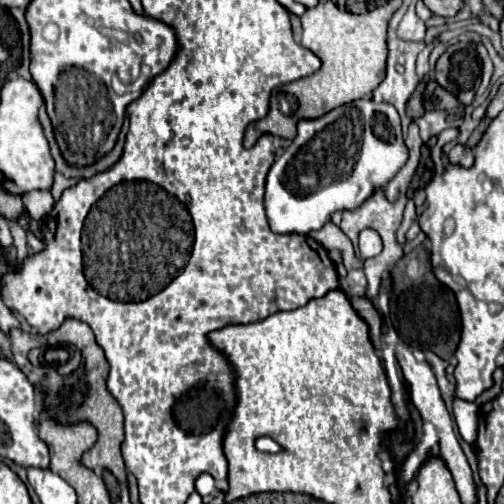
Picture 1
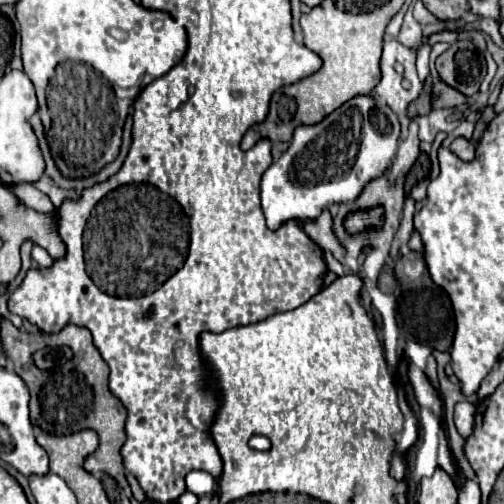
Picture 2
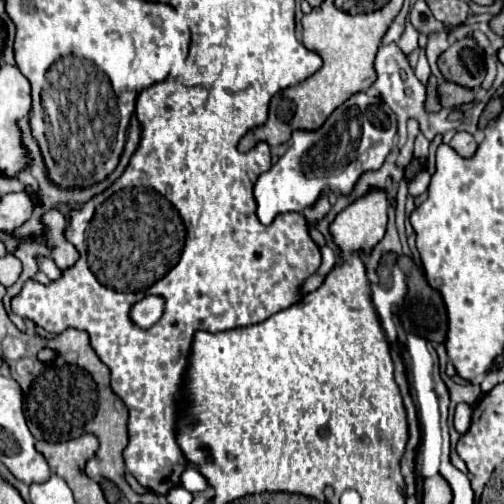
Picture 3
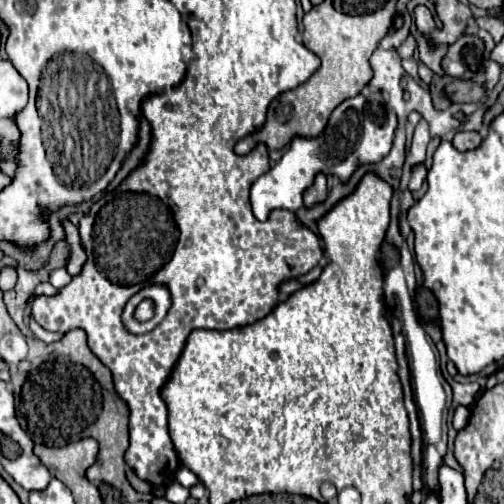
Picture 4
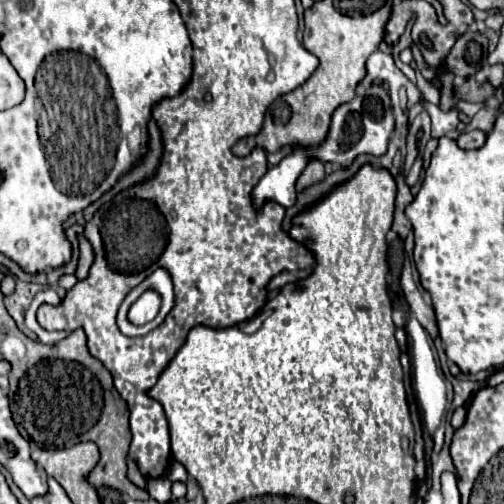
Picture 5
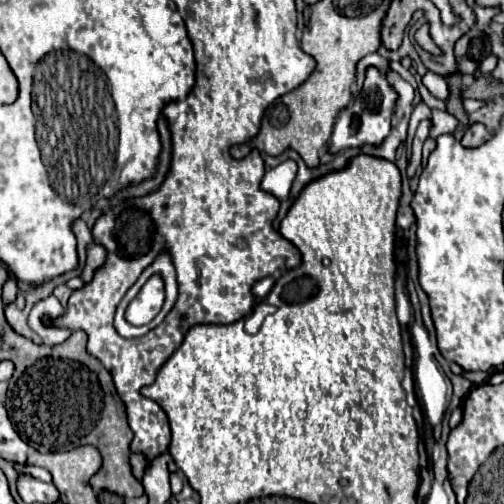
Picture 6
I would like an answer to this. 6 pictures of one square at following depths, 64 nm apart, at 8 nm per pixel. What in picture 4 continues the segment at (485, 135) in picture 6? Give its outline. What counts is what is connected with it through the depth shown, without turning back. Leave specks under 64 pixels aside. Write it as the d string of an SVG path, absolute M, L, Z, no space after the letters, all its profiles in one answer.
M456 132L454 140L452 140L452 146L460 152L468 152L468 150L474 150L480 146L480 136L478 132Z

